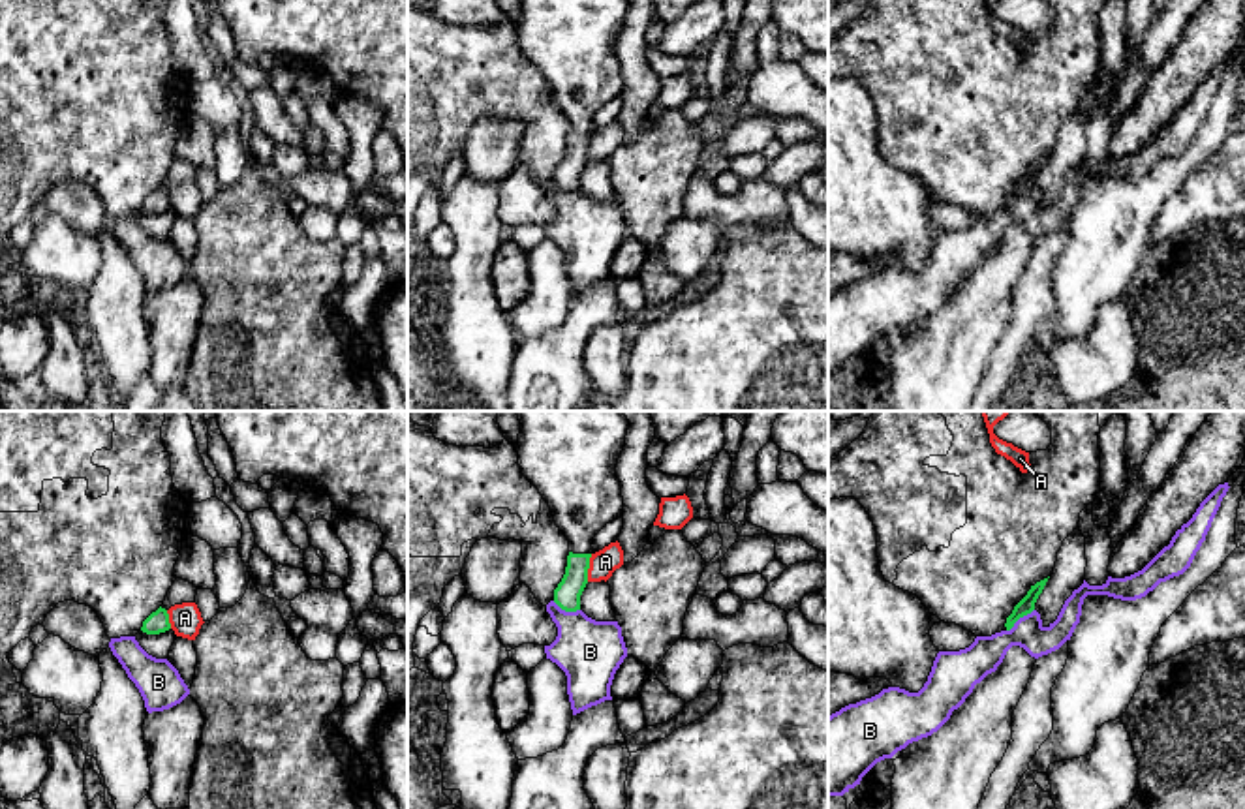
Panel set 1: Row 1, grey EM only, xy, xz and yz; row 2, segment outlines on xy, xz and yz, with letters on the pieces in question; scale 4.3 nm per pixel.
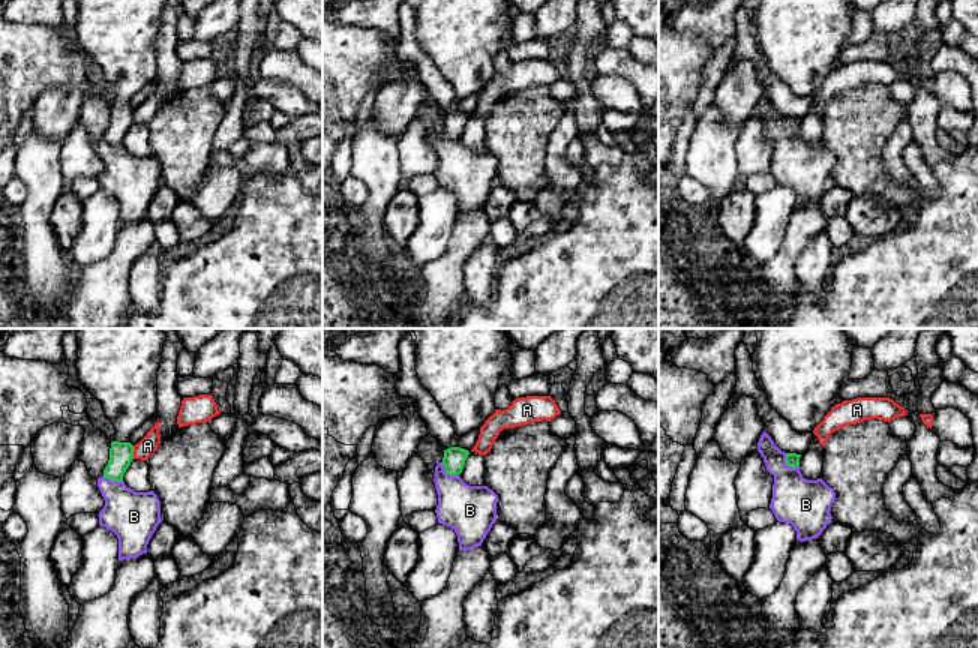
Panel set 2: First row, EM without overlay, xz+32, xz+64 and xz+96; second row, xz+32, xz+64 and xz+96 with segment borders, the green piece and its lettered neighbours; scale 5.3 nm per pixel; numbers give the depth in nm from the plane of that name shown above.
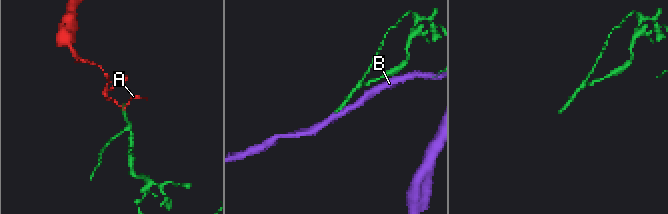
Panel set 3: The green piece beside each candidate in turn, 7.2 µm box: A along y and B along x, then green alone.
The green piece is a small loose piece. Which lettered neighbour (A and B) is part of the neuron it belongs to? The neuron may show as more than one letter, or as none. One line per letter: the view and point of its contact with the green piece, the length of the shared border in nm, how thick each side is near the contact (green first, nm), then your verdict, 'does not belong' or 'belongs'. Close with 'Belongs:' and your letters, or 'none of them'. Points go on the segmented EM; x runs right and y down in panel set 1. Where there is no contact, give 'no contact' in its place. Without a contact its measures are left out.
A: xz (588, 567) | 120 nm | 110/110 nm | does not belong
B: yz (1020, 616) | 160 nm | 70/150 nm | does not belong
Belongs: none of them

